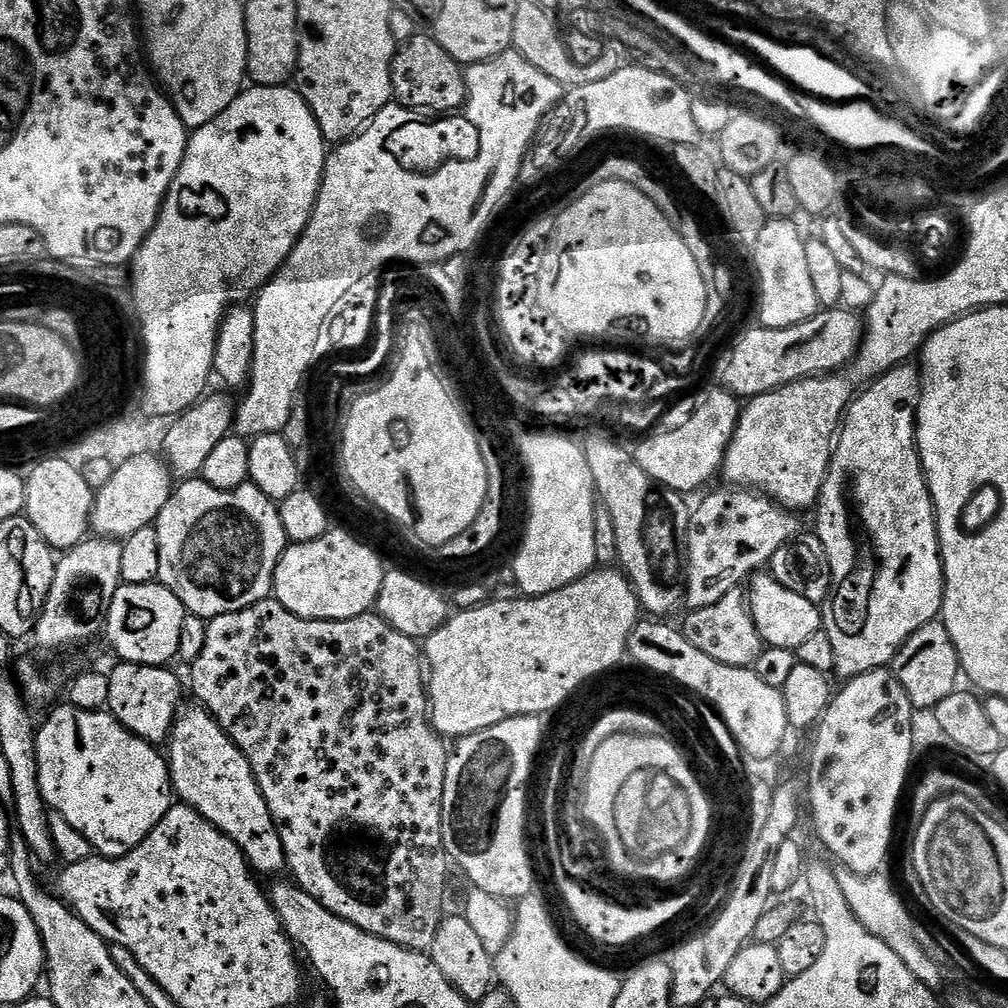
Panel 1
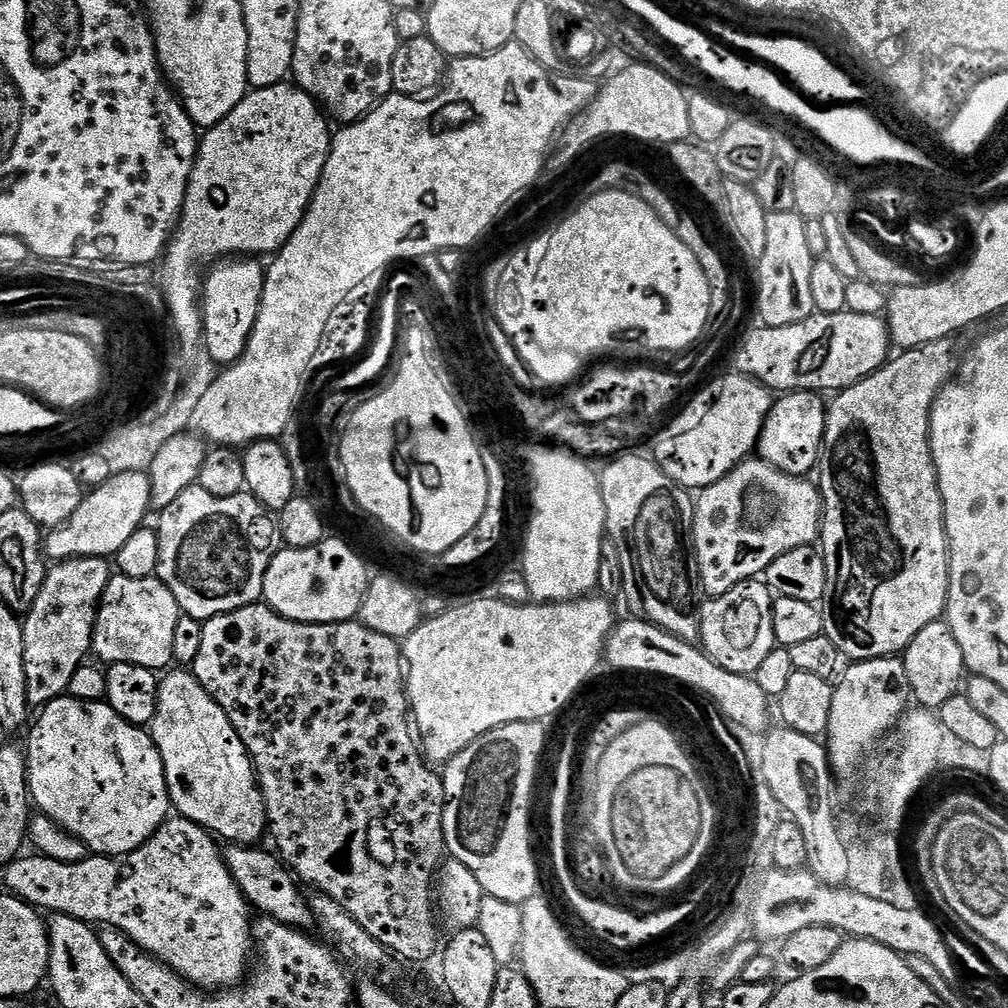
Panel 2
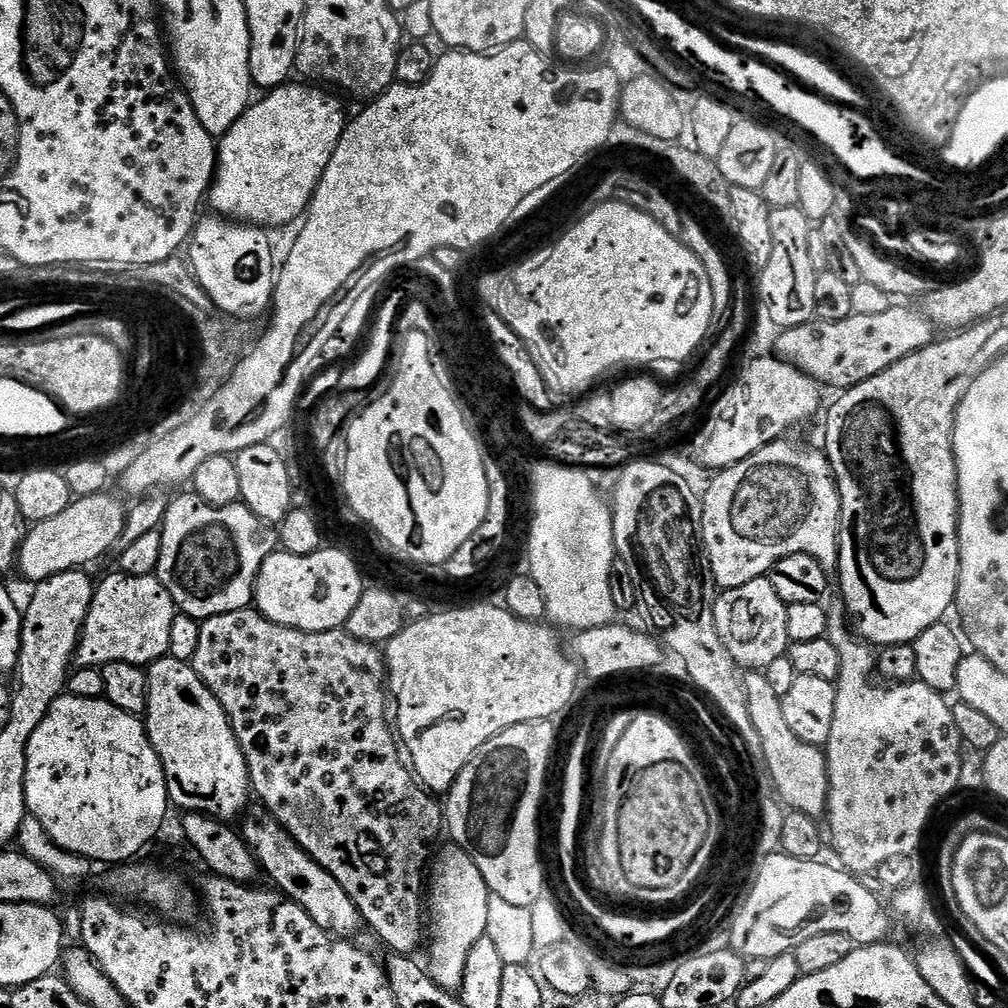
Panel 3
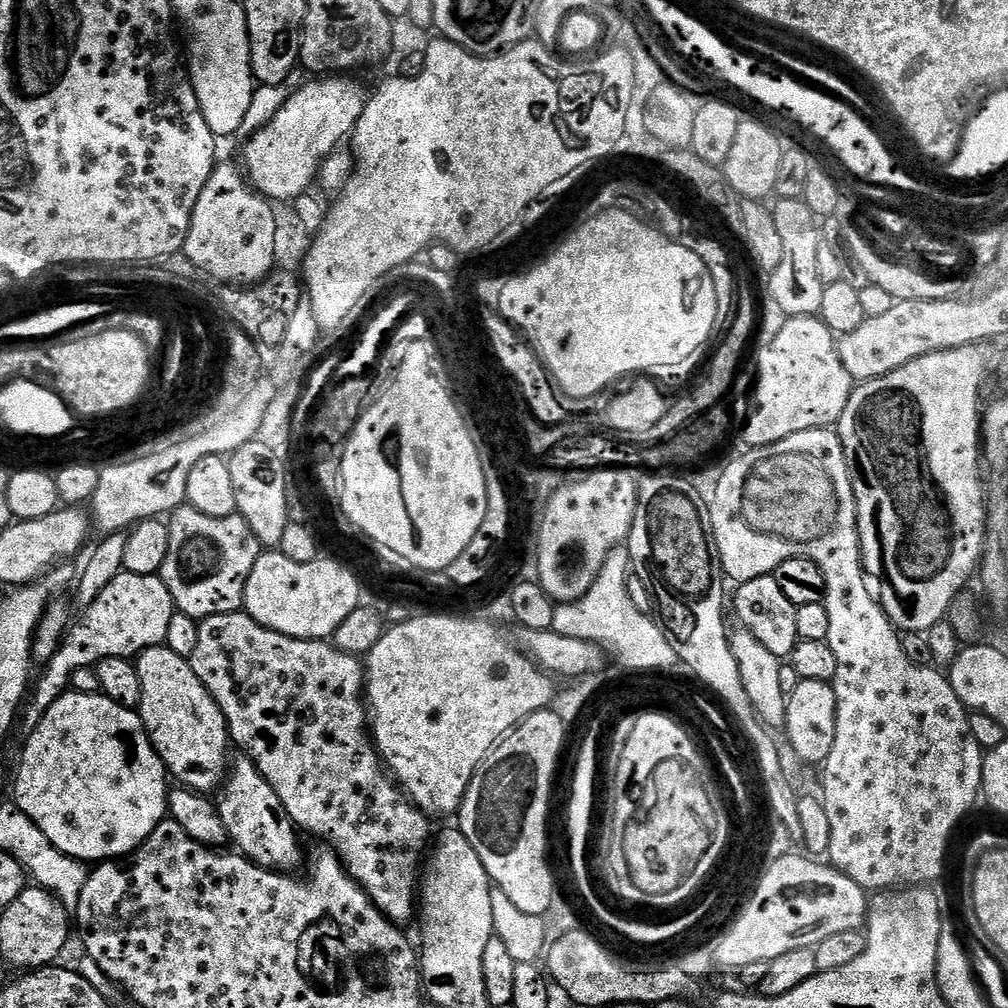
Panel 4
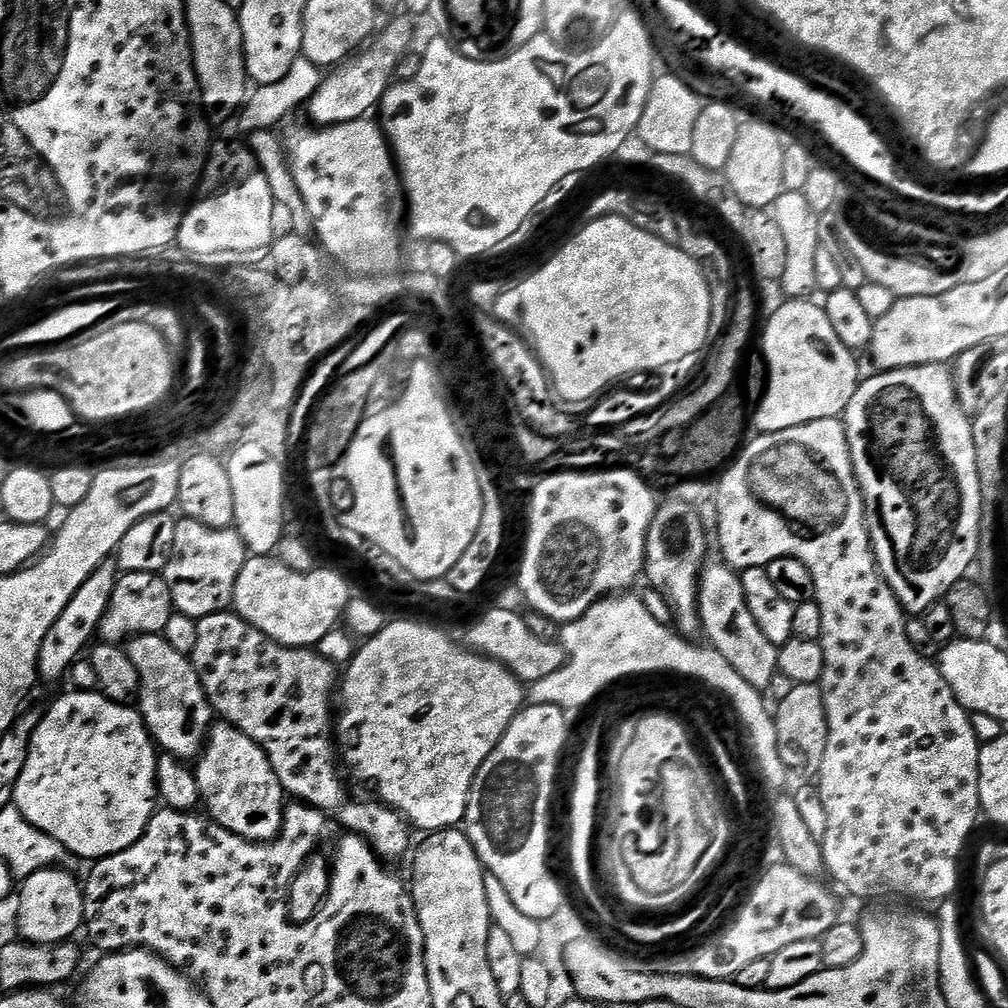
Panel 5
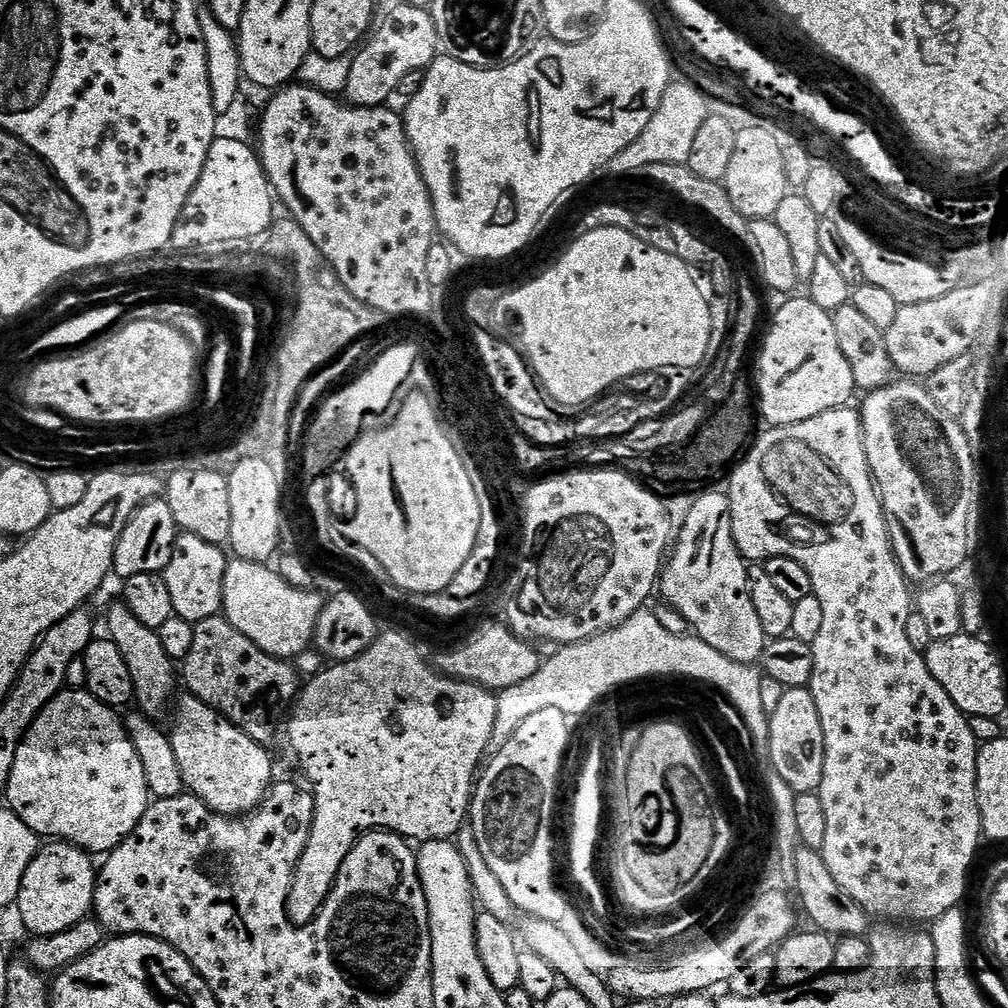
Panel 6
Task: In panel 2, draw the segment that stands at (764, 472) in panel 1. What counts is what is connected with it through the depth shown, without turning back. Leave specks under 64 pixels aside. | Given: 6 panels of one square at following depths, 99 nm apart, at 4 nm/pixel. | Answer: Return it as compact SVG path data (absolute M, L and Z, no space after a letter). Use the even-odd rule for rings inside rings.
M790 392L781 395L764 423L758 445L759 459L791 476L807 477L808 471L821 463L820 447L826 444L824 431L828 429L828 408L824 400L825 397L819 392Z

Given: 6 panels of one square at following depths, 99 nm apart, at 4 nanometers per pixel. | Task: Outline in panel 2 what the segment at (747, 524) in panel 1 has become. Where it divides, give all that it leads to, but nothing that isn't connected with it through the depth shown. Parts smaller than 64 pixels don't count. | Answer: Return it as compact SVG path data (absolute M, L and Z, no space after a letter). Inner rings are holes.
M759 458L744 460L726 478L714 482L695 497L694 546L700 571L700 587L709 597L721 596L747 580L763 577L770 562L795 548L815 545L824 519L824 500L811 479L791 476Z

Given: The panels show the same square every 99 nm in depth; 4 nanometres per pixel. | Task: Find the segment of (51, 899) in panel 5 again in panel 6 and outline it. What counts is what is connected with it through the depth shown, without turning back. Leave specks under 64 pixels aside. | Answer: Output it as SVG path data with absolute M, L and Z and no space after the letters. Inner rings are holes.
M52 842L49 845L49 848L48 845L41 847L34 862L30 862L30 870L26 870L26 878L22 878L22 890L15 902L22 912L24 922L32 936L58 934L85 919L93 911L92 899L96 893L98 875L97 865L95 863L92 865L93 857L83 848L67 842Z

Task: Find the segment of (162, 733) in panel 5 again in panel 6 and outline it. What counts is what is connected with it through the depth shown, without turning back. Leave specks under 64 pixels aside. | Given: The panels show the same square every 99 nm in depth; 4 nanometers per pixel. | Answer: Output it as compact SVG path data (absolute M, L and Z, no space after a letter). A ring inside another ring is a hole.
M127 603L112 604L108 608L108 632L107 639L112 640L122 650L122 656L126 658L126 664L130 666L130 674L134 678L136 687L135 699L140 700L139 707L145 713L156 714L168 704L172 695L175 697L176 680L178 684L178 668L166 652L166 646L160 641L159 631L146 626L136 617L136 613L128 607Z

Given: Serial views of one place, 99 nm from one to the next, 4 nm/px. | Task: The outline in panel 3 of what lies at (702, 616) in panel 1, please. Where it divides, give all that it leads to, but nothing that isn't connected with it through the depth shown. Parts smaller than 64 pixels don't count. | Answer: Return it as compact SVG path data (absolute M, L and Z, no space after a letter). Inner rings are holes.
M759 576L746 586L723 589L717 595L714 620L718 626L718 638L730 652L730 658L744 670L766 670L770 662L786 655L790 643L790 626L786 626L788 605L778 598L768 576Z

